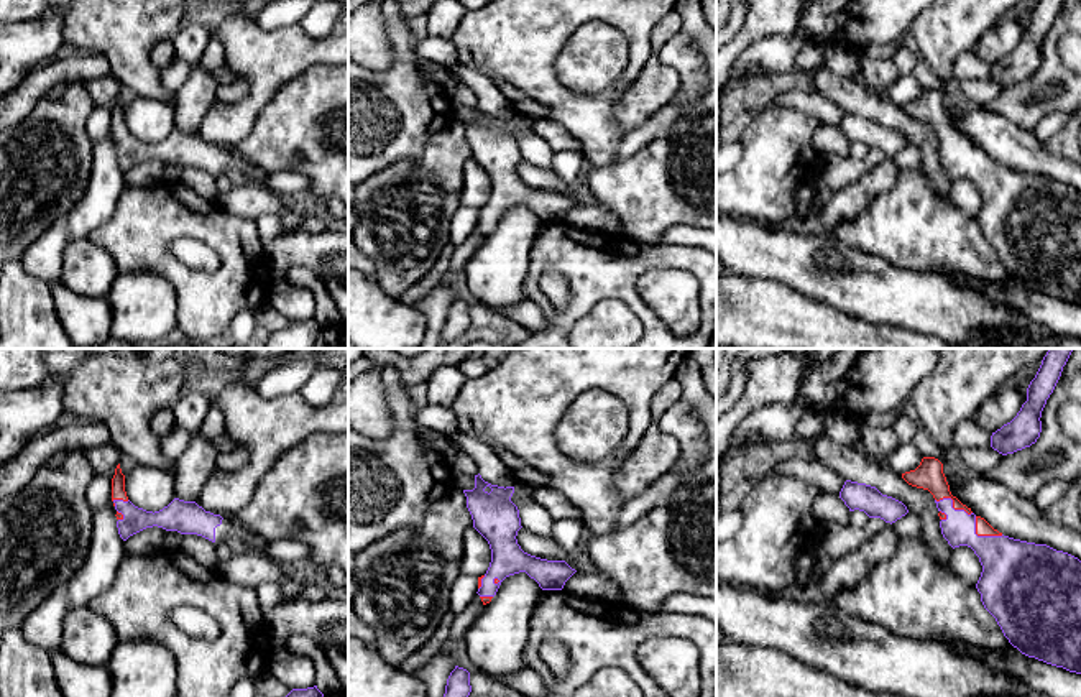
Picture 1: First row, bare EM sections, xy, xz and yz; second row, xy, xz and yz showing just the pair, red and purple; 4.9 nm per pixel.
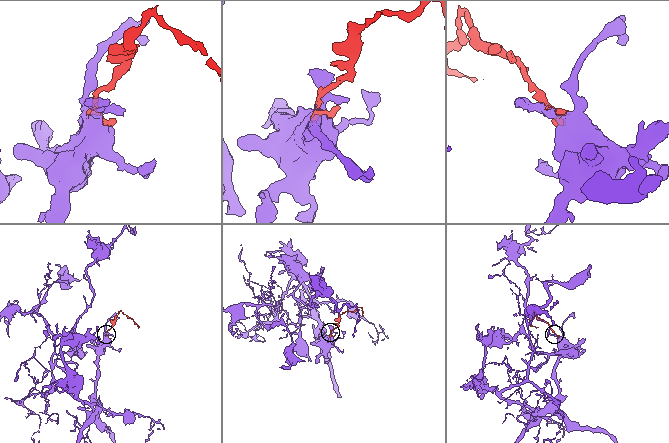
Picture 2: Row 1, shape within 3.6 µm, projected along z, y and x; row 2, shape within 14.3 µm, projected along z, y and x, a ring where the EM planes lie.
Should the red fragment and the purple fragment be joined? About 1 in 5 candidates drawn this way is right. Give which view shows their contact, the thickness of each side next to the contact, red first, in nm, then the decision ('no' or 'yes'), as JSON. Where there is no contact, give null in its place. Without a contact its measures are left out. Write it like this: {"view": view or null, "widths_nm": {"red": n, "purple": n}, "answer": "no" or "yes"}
{"view": "yz", "widths_nm": {"red": 140, "purple": 160}, "answer": "yes"}

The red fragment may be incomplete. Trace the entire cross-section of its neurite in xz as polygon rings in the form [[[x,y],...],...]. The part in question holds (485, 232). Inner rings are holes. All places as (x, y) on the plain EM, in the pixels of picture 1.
[[[475,107],[475,120],[463,122],[473,159],[488,173],[491,194],[485,207],[478,209],[478,227],[483,237],[496,227],[501,214],[526,204],[542,222],[562,222],[577,204],[565,192],[547,192],[531,187],[518,176],[521,158],[519,141],[511,133],[514,118],[498,118]]]

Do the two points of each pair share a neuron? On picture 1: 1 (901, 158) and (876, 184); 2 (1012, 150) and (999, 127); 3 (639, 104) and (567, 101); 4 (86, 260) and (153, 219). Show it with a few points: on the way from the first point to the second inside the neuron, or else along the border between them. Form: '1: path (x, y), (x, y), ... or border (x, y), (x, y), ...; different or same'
1: border (891, 156), (899, 170); different
2: path (1009, 145), (999, 132); same
3: border (639, 74), (613, 96), (613, 120), (625, 130); different
4: border (87, 239), (109, 255), (119, 272); different

